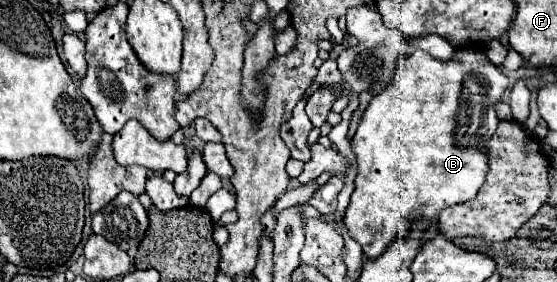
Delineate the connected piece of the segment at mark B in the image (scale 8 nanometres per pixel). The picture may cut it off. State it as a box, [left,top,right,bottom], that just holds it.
[345,50,507,260]

